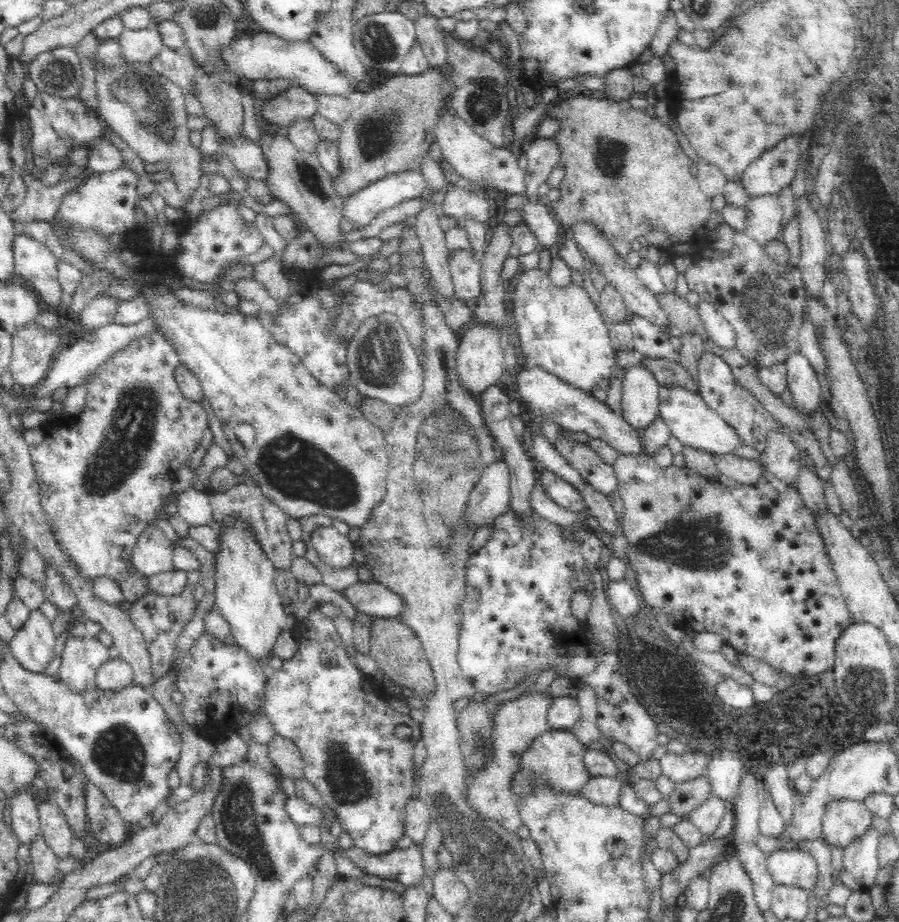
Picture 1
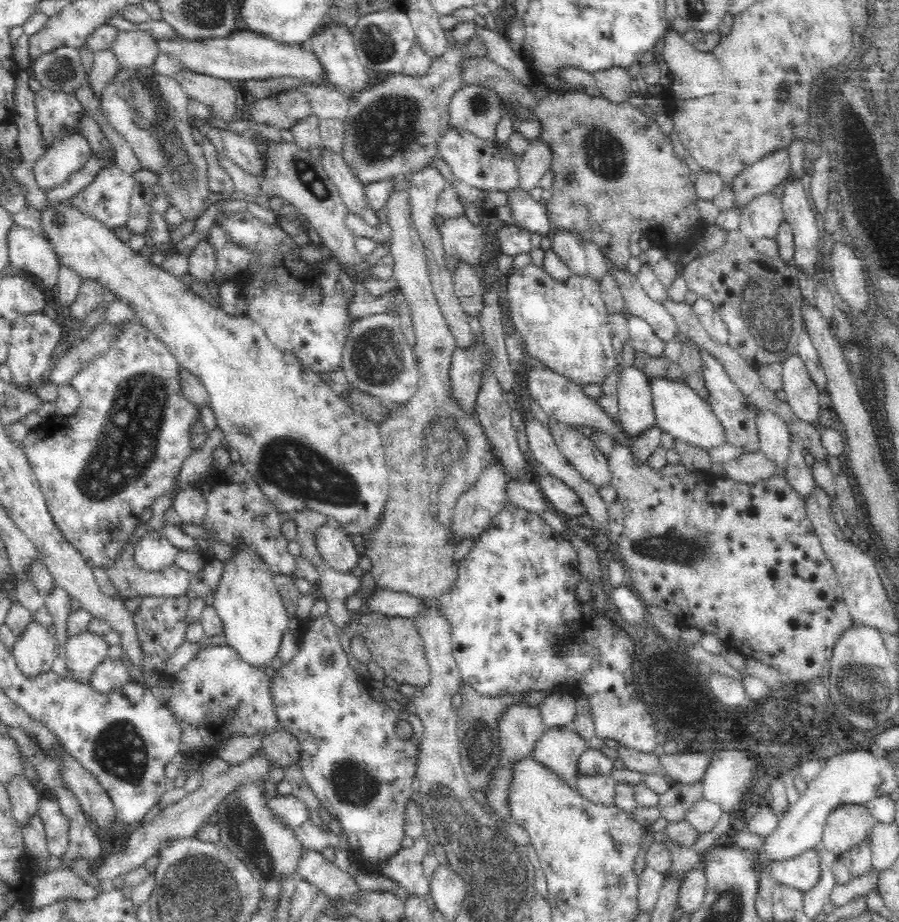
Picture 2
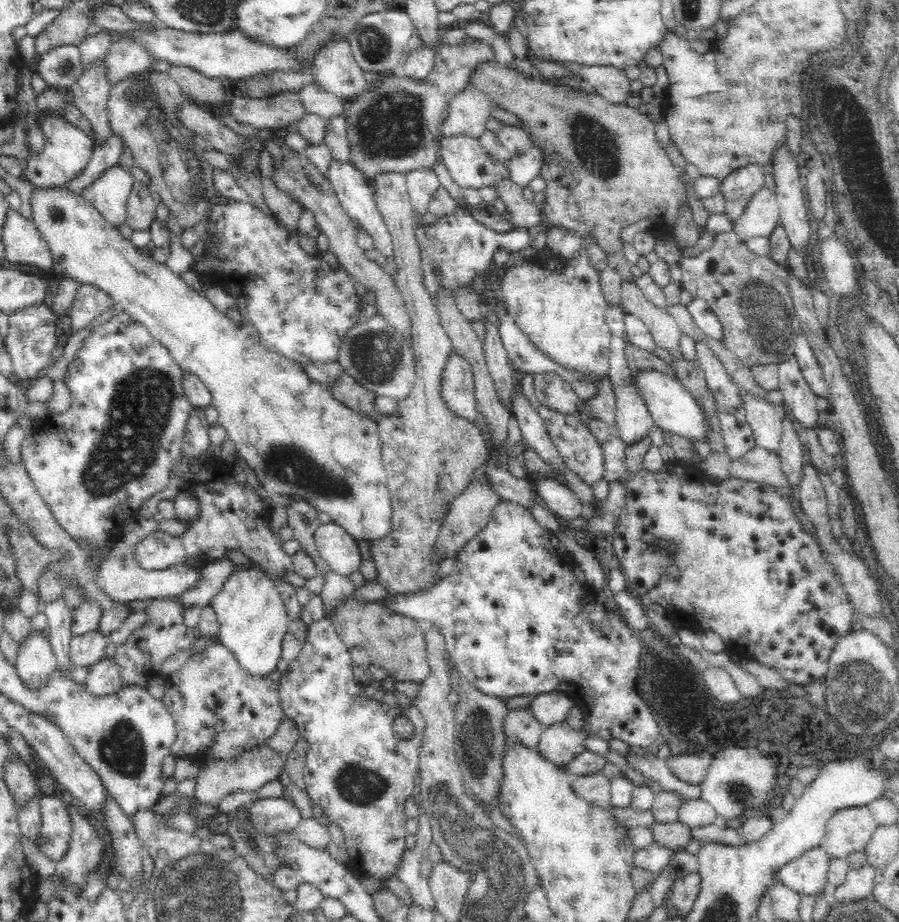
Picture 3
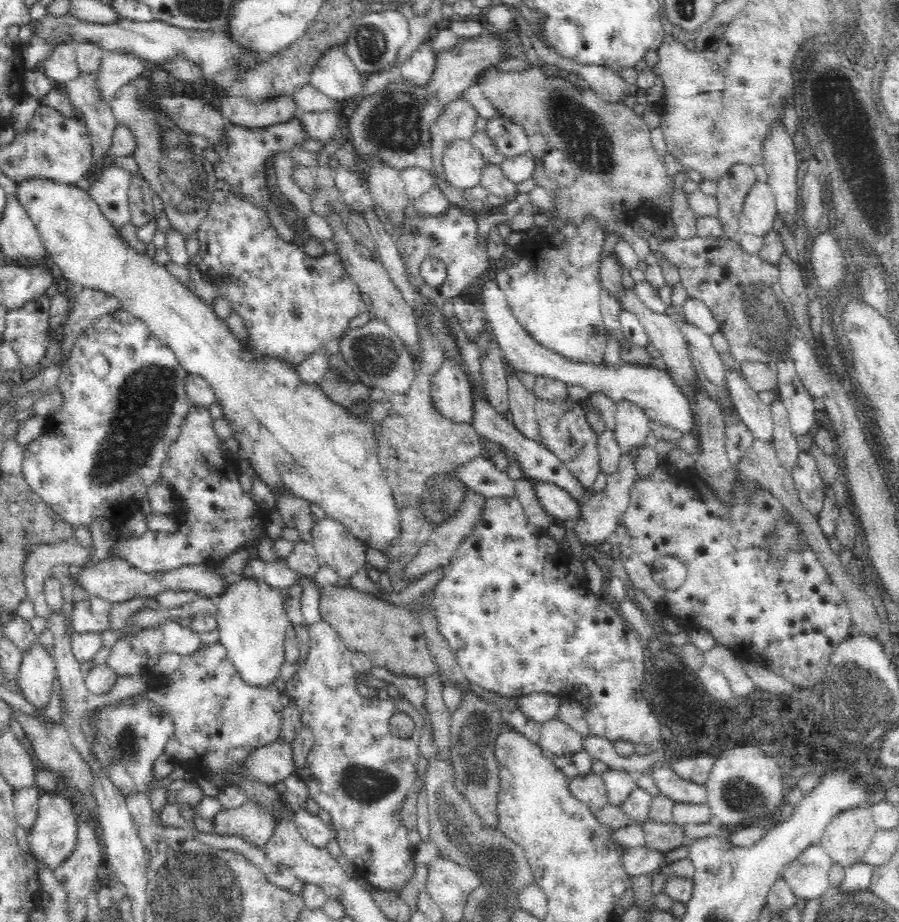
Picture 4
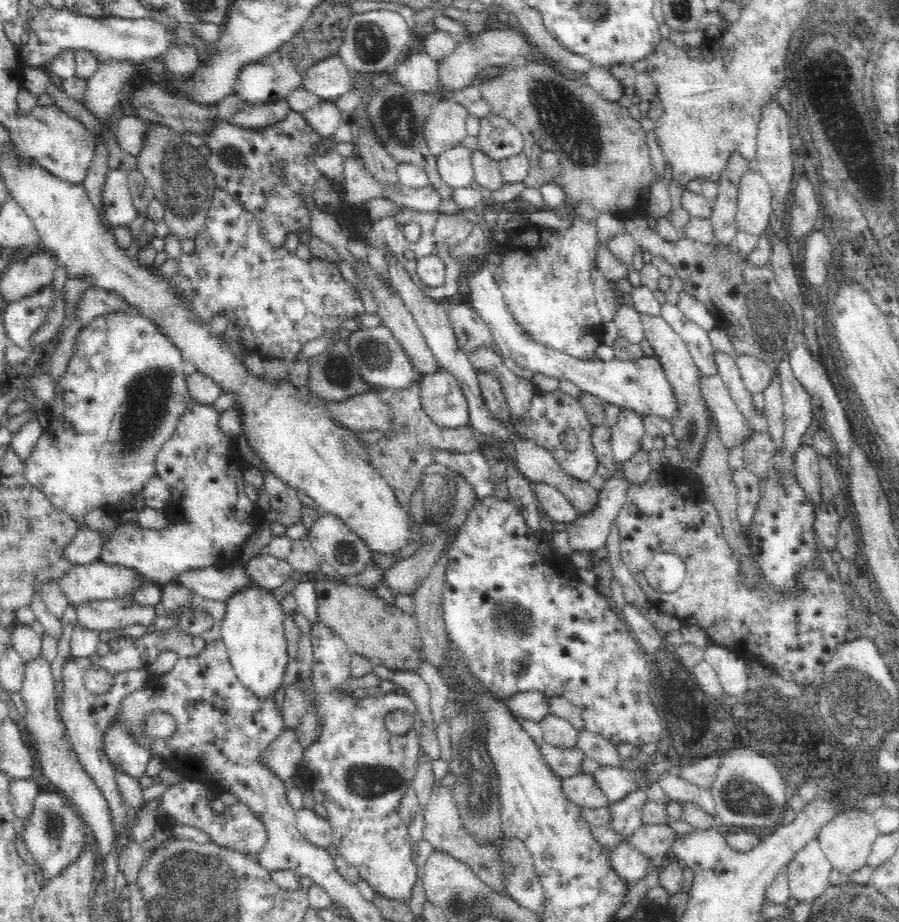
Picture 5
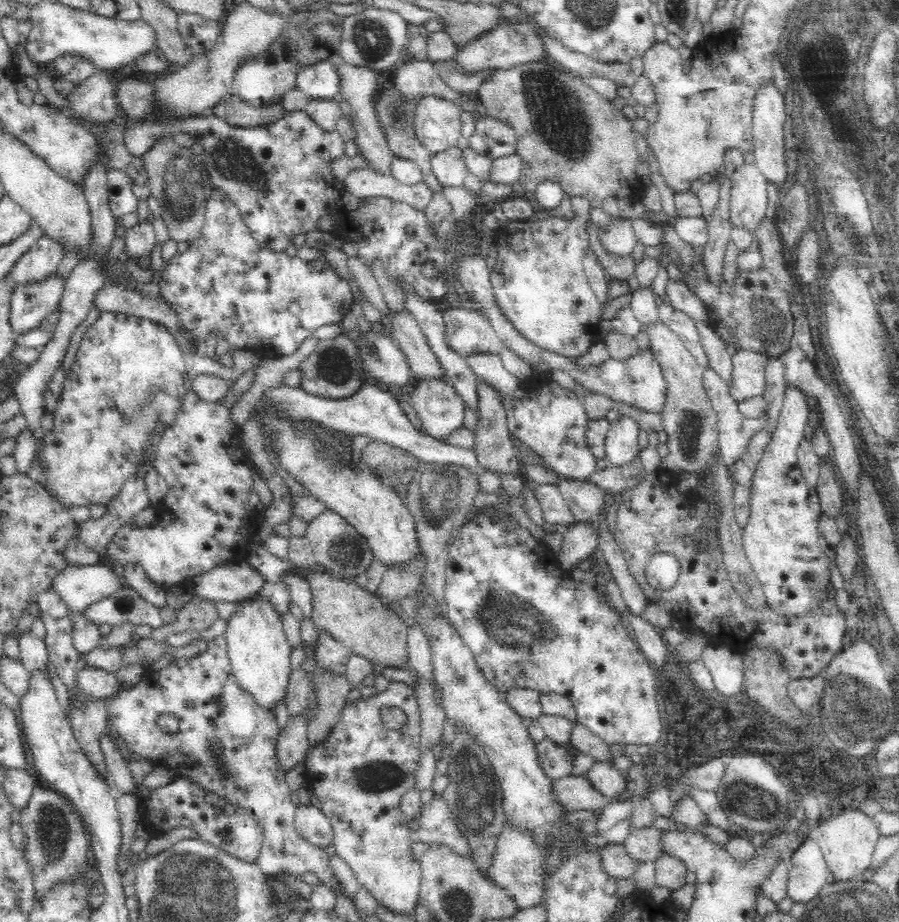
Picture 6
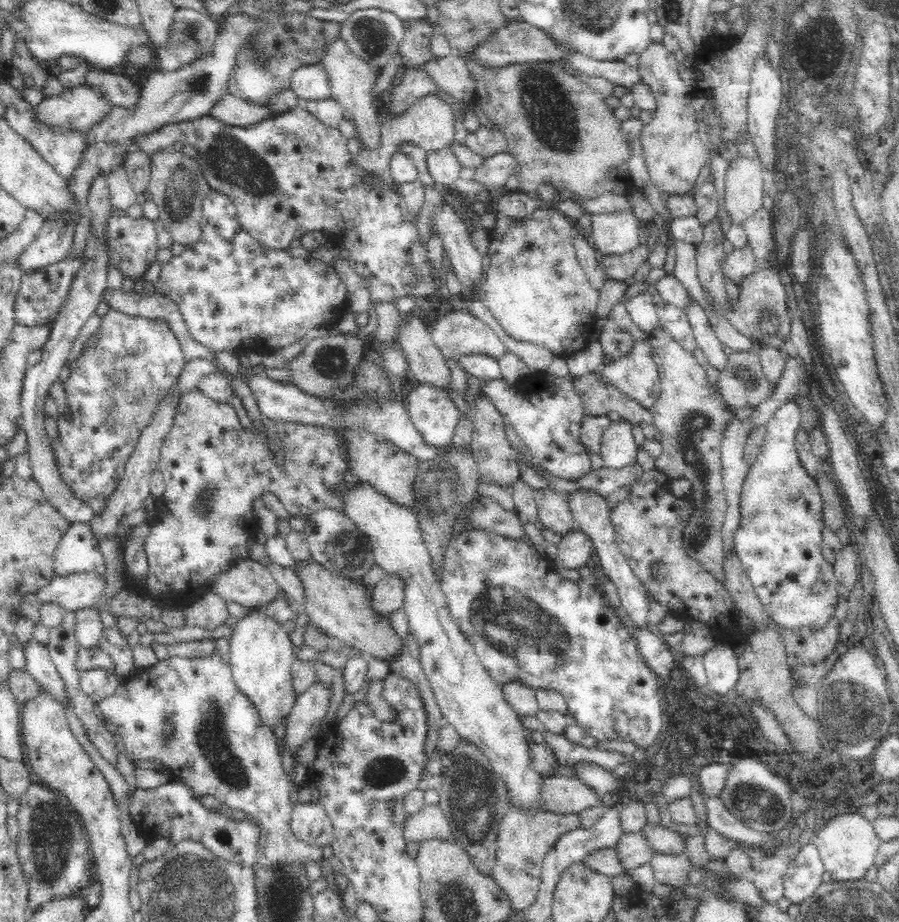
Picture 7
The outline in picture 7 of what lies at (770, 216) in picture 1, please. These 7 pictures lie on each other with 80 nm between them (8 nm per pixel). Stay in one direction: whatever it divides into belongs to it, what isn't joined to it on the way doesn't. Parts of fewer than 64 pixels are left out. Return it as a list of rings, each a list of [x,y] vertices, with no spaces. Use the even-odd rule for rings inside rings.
[[[736,154],[724,180],[725,208],[732,222],[741,222],[762,207],[763,172],[757,160]]]

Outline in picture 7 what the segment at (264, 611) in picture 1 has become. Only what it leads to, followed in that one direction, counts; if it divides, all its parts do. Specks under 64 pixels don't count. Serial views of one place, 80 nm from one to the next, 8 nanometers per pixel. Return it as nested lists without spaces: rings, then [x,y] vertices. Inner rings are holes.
[[[252,609],[248,616],[239,620],[238,625],[232,628],[229,639],[229,663],[231,675],[238,690],[251,702],[257,712],[257,721],[260,726],[267,730],[274,730],[280,722],[287,722],[297,696],[292,681],[292,665],[296,656],[294,655],[293,645],[288,637],[288,632],[274,618],[266,615],[263,609]]]

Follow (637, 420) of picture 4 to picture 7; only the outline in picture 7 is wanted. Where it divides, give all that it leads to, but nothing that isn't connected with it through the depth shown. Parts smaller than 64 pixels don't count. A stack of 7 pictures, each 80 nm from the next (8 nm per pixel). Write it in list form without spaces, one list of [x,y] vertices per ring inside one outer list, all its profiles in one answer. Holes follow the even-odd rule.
[[[625,419],[611,421],[600,439],[597,454],[602,458],[602,466],[620,470],[635,462],[639,446],[634,442],[632,424]]]

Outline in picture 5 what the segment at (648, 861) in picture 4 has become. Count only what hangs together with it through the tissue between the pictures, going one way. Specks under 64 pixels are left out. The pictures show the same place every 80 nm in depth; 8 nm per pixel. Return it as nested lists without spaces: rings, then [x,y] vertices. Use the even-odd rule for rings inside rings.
[[[624,841],[609,847],[610,868],[626,881],[629,887],[634,886],[635,881],[644,877],[649,860],[650,858],[638,854],[629,843],[624,843]]]

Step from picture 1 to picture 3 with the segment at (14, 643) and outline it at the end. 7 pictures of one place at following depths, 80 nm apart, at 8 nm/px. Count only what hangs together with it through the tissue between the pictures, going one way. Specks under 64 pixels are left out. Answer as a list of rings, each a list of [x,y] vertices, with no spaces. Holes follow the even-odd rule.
[[[33,630],[30,639],[21,645],[14,667],[28,690],[40,692],[40,688],[44,688],[50,682],[57,667],[49,639],[43,633]]]

